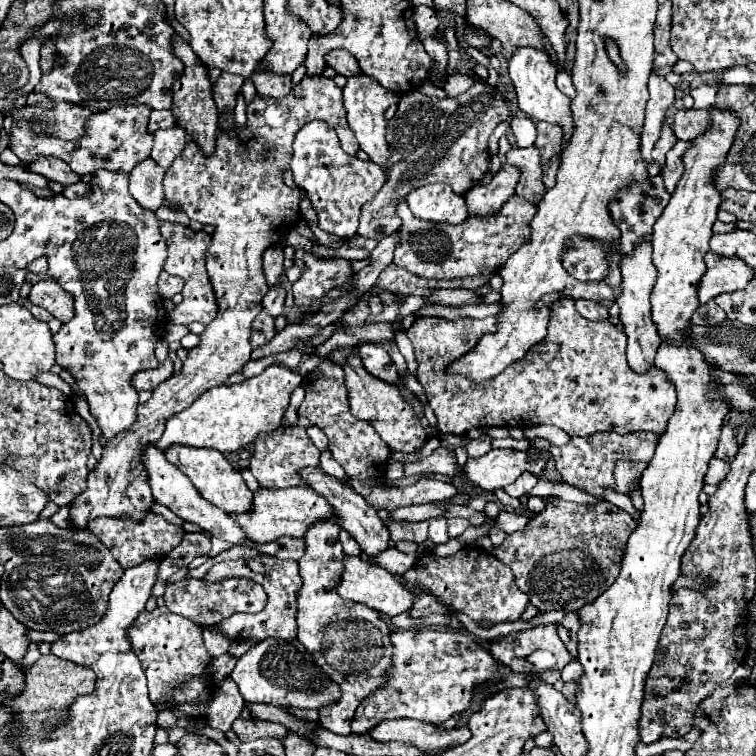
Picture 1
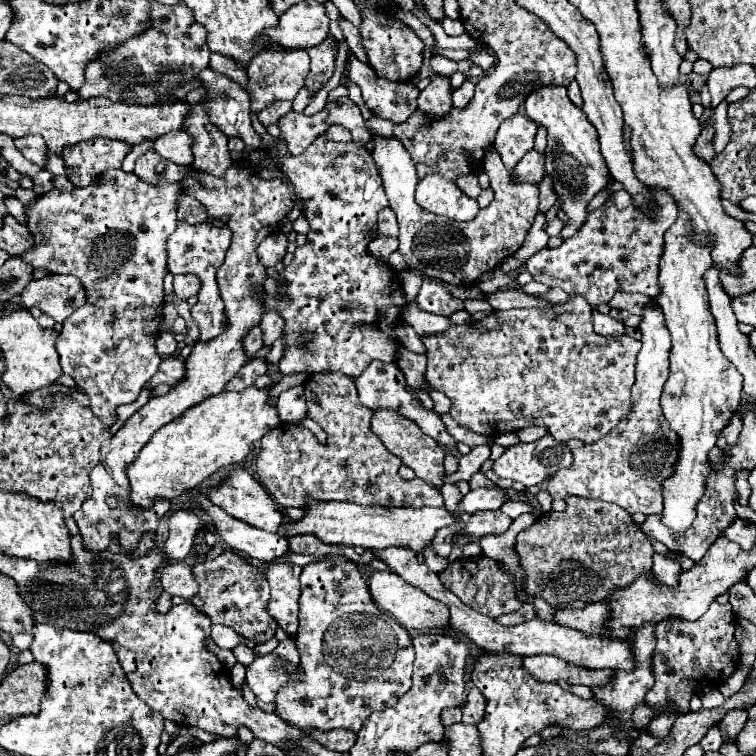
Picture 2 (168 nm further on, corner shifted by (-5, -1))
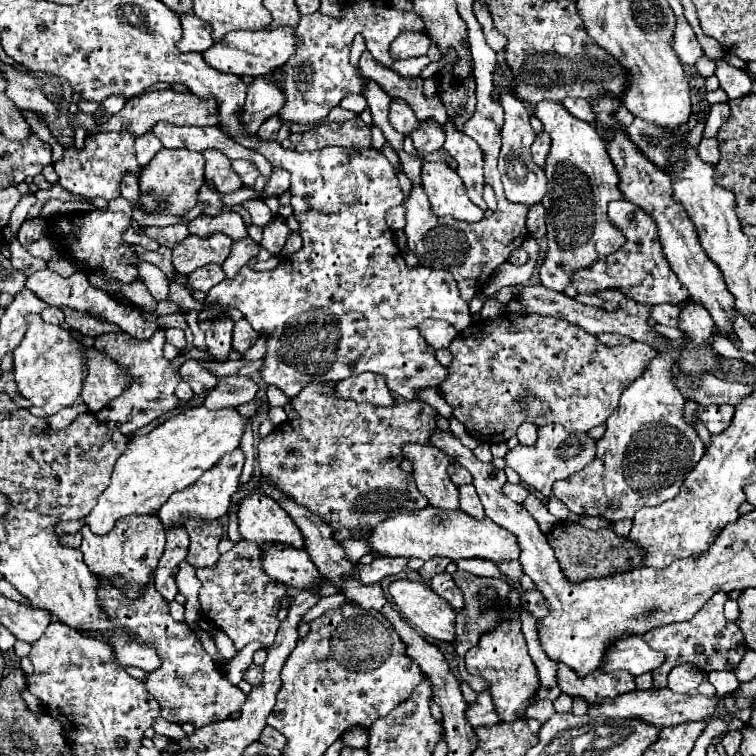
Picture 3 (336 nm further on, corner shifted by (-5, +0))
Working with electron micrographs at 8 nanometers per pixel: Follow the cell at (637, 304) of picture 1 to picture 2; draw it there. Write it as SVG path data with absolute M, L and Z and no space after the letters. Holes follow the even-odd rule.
M655 306L645 308L639 330L643 334L643 348L637 356L637 380L631 388L631 414L627 414L627 418L623 418L623 422L619 422L619 426L615 426L615 430L611 430L611 434L603 436L599 442L573 450L573 466L569 470L559 470L555 476L551 476L551 482L547 484L547 492L555 500L581 496L613 502L629 514L663 512L661 484L663 478L671 474L675 458L679 458L679 438L675 438L673 430L667 426L659 404L663 386L669 378L671 336L663 326L663 312Z

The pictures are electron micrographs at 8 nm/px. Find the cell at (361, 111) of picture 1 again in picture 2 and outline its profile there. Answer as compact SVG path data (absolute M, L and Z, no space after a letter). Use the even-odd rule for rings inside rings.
M375 138L373 158L381 172L383 188L391 202L391 210L395 212L399 222L399 252L413 270L419 270L425 276L439 278L451 286L473 286L485 272L495 270L503 262L503 258L515 254L523 246L523 240L537 216L537 186L513 184L493 144L489 144L485 150L483 172L489 176L495 198L487 208L479 210L477 218L469 222L435 216L415 202L415 188L419 178L411 156L397 138Z

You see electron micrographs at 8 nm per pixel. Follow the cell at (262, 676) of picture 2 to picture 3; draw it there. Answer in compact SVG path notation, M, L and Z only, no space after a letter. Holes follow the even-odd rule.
M251 665L247 671L245 671L245 677L243 677L247 683L251 683L253 687L261 685L263 683L263 667L261 665Z

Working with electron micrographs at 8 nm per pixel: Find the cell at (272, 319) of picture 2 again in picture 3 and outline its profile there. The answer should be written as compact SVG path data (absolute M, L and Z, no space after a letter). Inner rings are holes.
M261 335L261 337L257 339L257 343L243 355L243 359L249 359L249 361L263 359L263 357L265 357L265 349L267 349L267 337Z

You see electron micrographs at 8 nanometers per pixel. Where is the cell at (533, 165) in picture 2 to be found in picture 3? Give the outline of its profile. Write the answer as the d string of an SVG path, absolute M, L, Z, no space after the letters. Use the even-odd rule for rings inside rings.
M539 133L535 143L531 145L531 155L533 155L533 161L543 167L545 165L545 159L547 159L547 153L549 153L549 139L545 133Z

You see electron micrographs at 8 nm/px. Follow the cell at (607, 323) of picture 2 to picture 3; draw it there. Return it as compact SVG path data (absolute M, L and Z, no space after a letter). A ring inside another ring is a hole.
M599 333L597 339L599 339L601 343L605 343L605 345L611 345L611 347L615 347L615 345L629 345L629 343L631 343L629 337L621 337L621 335L617 335L617 333Z

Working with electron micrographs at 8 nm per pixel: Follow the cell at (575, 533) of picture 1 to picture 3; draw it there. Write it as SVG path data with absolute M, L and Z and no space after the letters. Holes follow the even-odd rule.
M561 521L547 533L547 541L555 549L555 557L559 559L565 579L571 583L581 583L591 577L601 579L615 571L633 571L639 565L643 565L643 559L645 559L645 555L643 555L645 549L639 547L629 537L619 537L613 529L613 523L609 523L603 529L593 531L579 523Z

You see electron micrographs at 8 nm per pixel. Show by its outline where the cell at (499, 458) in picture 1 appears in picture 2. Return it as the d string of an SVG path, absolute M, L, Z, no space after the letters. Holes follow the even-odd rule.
M551 434L543 436L541 440L537 442L531 442L531 444L515 444L511 448L507 448L503 452L501 458L495 460L493 464L493 472L501 478L509 478L509 480L515 480L515 482L521 482L523 486L537 486L541 484L543 480L551 478L557 470L563 470L567 466L571 466L573 462L573 454L571 454L571 448L565 444L565 442L557 442L553 440Z

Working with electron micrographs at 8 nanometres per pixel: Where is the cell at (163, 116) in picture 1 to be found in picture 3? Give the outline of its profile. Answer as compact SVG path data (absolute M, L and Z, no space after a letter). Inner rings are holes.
M127 173L121 181L121 195L135 201L135 197L139 197L139 187L137 187L137 175Z

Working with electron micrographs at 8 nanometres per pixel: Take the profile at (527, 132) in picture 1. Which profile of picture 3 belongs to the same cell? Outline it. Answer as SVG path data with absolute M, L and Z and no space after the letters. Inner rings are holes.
M499 67L495 71L495 85L499 87L501 95L499 95L499 101L501 101L501 107L505 109L505 125L501 129L501 137L503 137L503 147L501 147L501 153L499 153L499 173L501 173L501 179L503 179L503 187L505 187L505 197L509 201L515 201L515 203L523 203L523 205L535 205L535 203L541 203L543 195L547 193L547 179L545 179L545 173L541 167L537 167L531 159L531 143L535 141L535 131L529 123L529 109L525 107L523 101L515 99L513 93L511 93L511 83L505 75L501 75Z

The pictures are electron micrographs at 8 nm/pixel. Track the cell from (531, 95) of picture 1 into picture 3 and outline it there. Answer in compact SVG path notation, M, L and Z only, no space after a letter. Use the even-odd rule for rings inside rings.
M539 101L533 115L551 137L551 151L545 163L549 187L541 203L547 211L547 239L553 251L547 251L539 277L545 287L563 291L575 269L591 265L623 245L623 235L607 219L607 203L623 199L623 195L617 189L619 177L607 155L607 143L593 125L573 117L561 101Z

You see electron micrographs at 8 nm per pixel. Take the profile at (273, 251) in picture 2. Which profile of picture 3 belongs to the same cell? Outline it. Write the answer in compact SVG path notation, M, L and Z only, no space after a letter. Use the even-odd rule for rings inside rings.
M275 217L273 221L269 221L263 229L263 239L261 239L261 247L267 249L271 255L279 255L281 249L285 247L285 241L289 237L289 227L285 223L283 217Z

